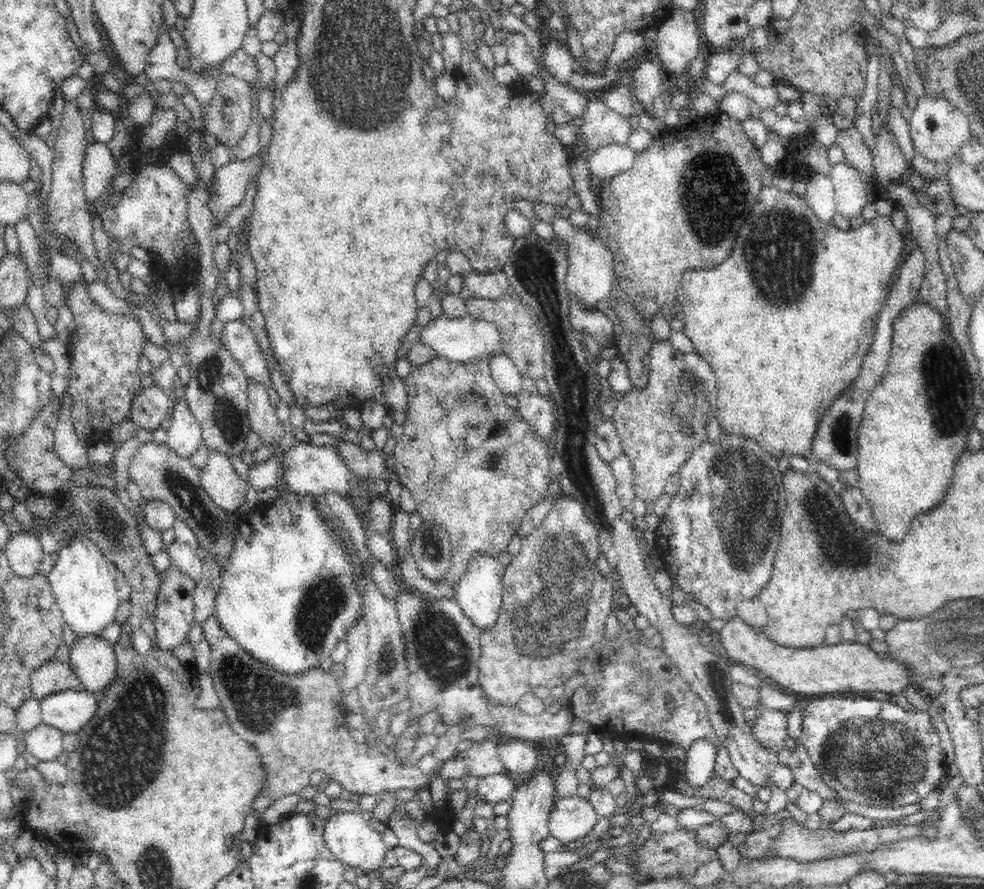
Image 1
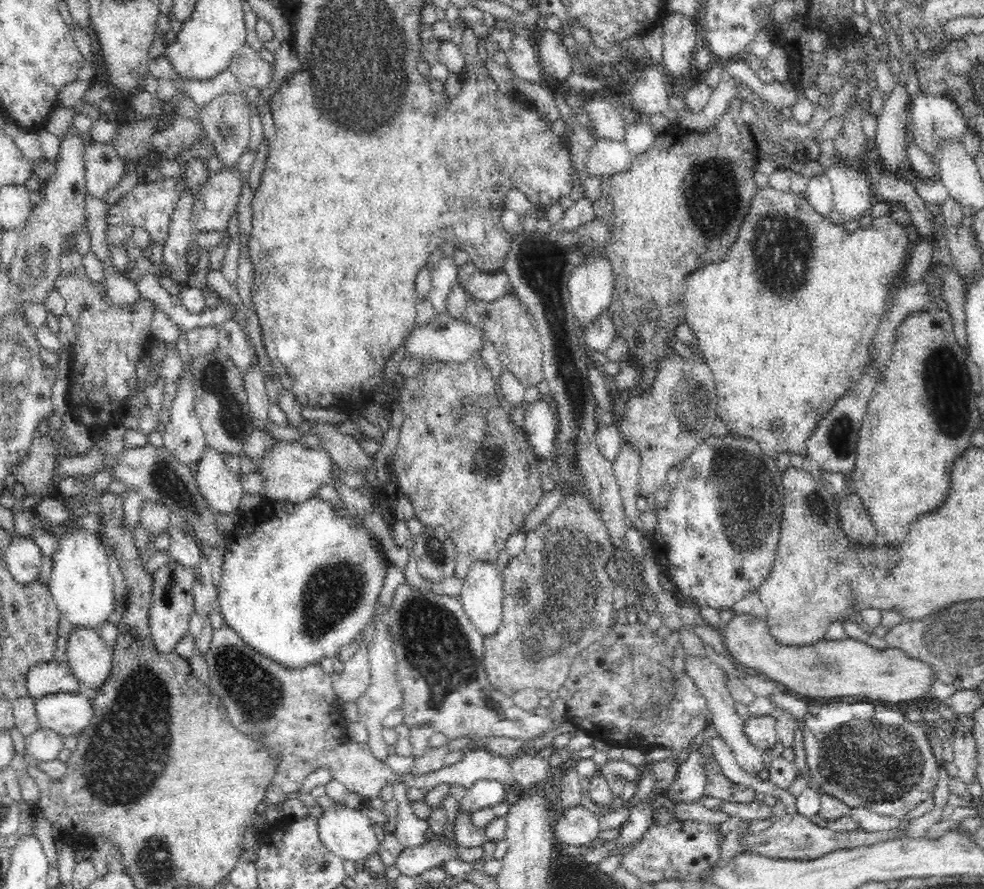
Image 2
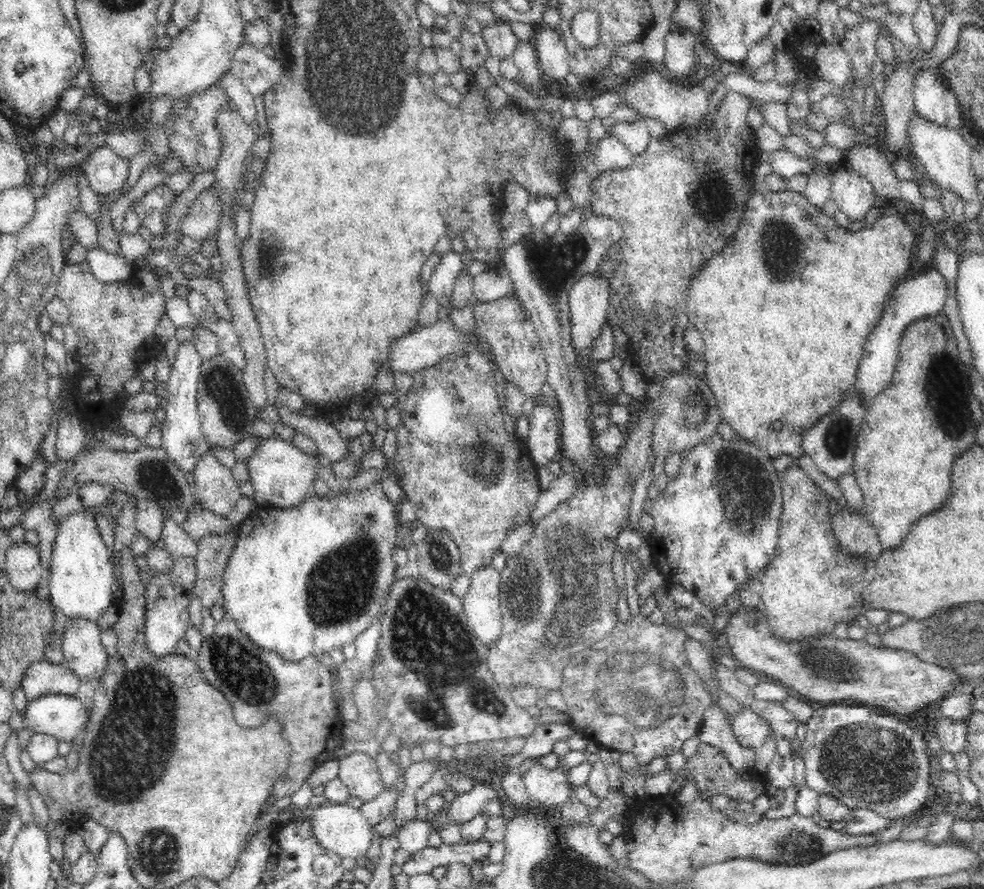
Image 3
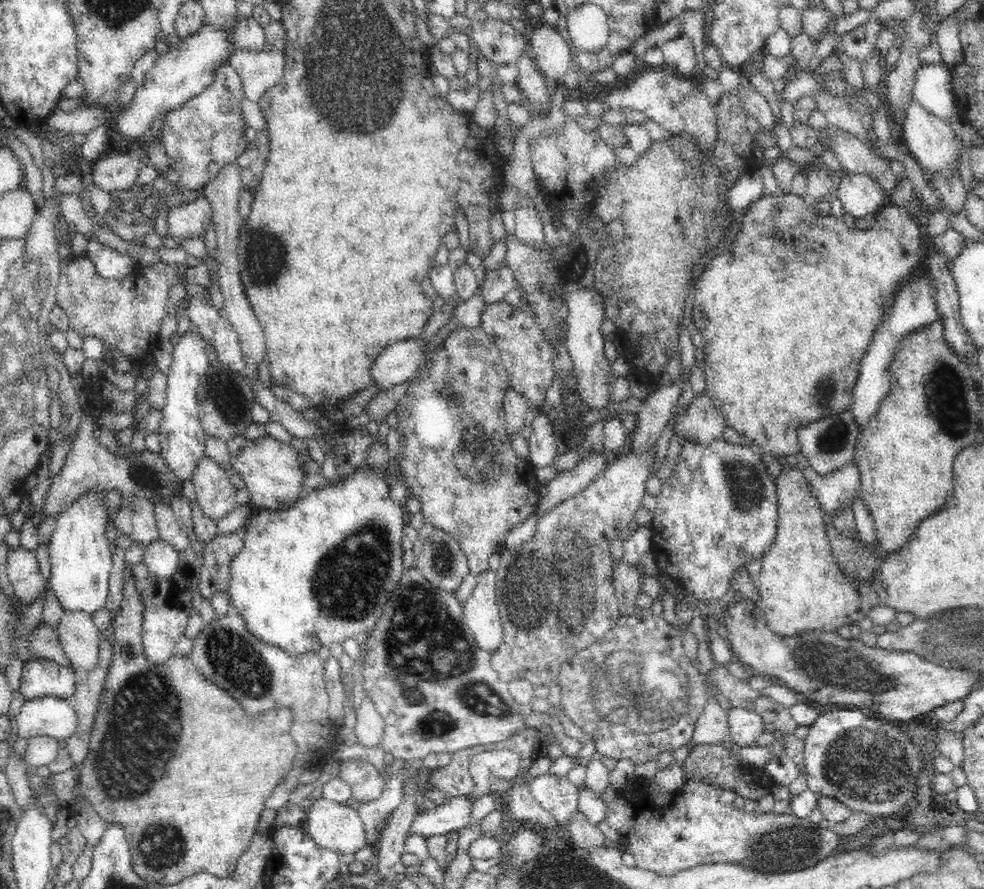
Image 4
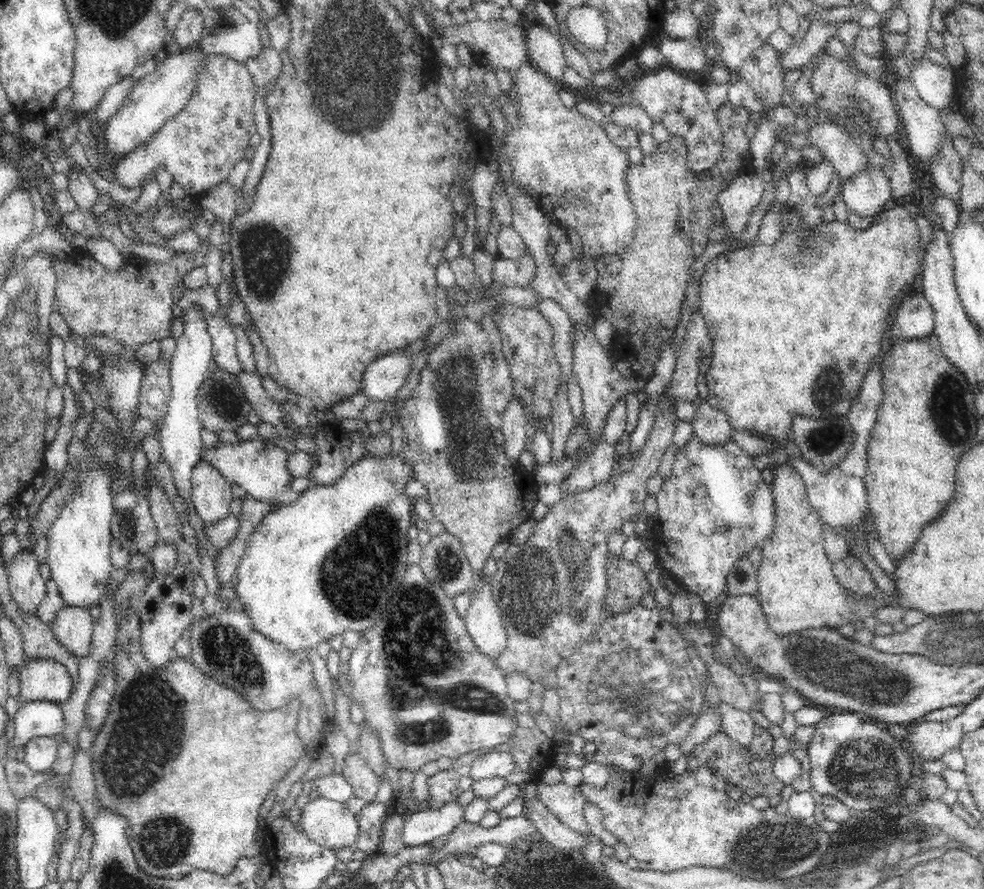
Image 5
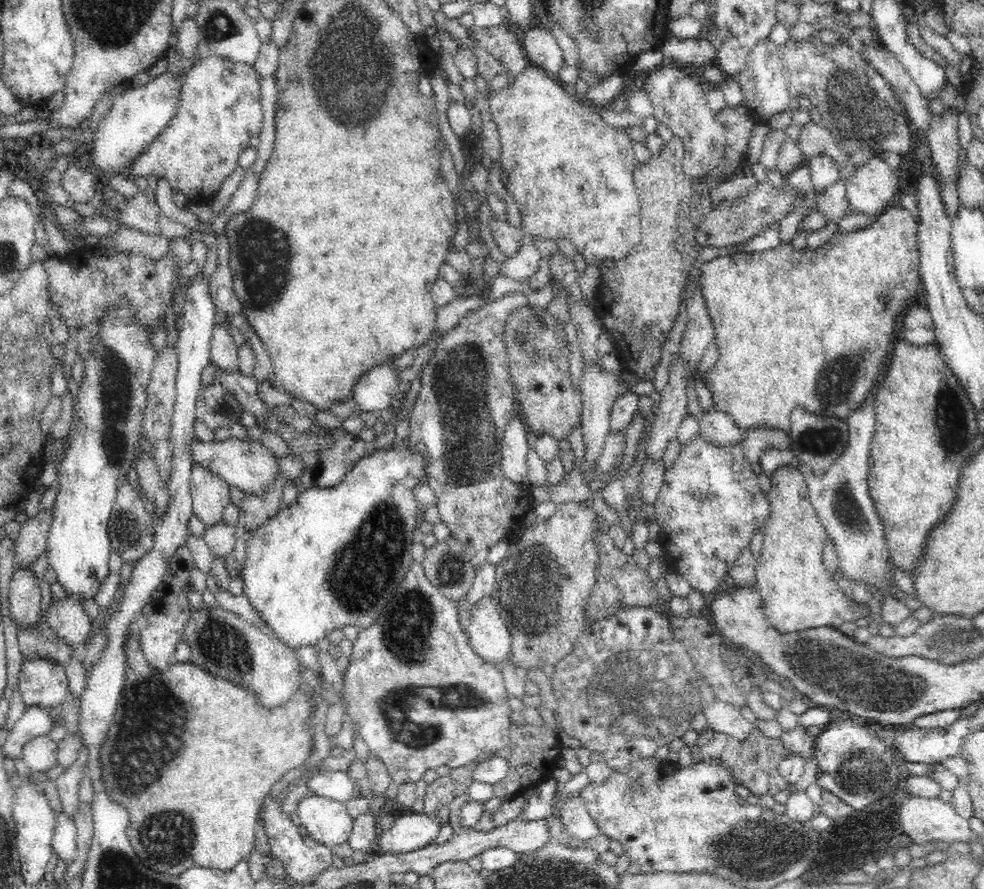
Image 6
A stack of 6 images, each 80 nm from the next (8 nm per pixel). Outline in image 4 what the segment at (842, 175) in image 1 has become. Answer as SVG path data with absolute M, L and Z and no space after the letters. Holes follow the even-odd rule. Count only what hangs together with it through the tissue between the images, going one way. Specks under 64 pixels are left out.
M863 174L840 178L834 191L834 197L840 200L844 212L858 219L882 210L886 195L886 187L878 179Z

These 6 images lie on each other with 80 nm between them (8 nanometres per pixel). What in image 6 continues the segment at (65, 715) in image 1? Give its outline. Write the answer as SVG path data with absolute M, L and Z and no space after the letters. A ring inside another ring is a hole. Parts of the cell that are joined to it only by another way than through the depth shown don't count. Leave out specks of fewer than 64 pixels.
M32 706L25 708L21 717L15 722L7 735L6 742L2 744L2 757L6 760L23 758L24 745L38 735L46 735L52 726L58 722L56 710Z

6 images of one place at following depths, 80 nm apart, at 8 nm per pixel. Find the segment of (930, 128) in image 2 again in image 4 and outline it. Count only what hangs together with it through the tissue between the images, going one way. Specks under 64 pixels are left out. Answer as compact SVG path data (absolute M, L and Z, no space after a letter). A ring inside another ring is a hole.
M922 64L916 70L912 84L912 94L918 103L946 122L954 116L960 116L952 85L952 72L952 68L945 64Z

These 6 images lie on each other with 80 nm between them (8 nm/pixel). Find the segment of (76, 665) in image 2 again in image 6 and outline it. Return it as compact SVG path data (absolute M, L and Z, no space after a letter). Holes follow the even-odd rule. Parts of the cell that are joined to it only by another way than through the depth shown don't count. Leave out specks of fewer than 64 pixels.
M68 596L64 600L54 600L47 609L48 627L66 643L82 649L94 634L92 618L84 611L78 598Z

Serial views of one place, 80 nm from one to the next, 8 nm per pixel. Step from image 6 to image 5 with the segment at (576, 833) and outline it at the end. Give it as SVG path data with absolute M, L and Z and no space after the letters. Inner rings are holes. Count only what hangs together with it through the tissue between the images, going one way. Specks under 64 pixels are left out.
M536 782L537 798L562 823L578 834L590 834L592 828L584 818L586 799L578 786L570 786L562 782L556 786L545 786Z

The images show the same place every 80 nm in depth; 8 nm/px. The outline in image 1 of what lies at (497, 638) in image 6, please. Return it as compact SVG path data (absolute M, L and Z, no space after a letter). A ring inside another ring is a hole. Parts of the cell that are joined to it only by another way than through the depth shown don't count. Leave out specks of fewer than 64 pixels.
M475 555L468 570L456 584L456 599L465 616L483 631L490 631L498 623L503 604L503 574L505 567L497 559Z

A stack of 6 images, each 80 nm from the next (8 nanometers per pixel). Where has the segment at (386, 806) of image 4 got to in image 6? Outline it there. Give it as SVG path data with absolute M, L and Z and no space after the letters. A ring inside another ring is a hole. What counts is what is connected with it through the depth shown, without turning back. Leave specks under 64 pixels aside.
M367 811L367 813L352 819L350 834L346 841L354 851L367 852L373 855L380 831L378 818L376 812Z

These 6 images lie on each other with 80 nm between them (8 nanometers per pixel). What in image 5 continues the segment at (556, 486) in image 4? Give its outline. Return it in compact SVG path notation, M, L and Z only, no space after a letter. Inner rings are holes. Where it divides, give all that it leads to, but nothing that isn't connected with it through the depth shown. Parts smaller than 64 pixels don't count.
M602 439L596 450L587 454L586 460L566 480L562 480L563 488L569 490L569 495L582 491L590 491L597 485L608 481L618 464L623 452L621 444L610 443Z

